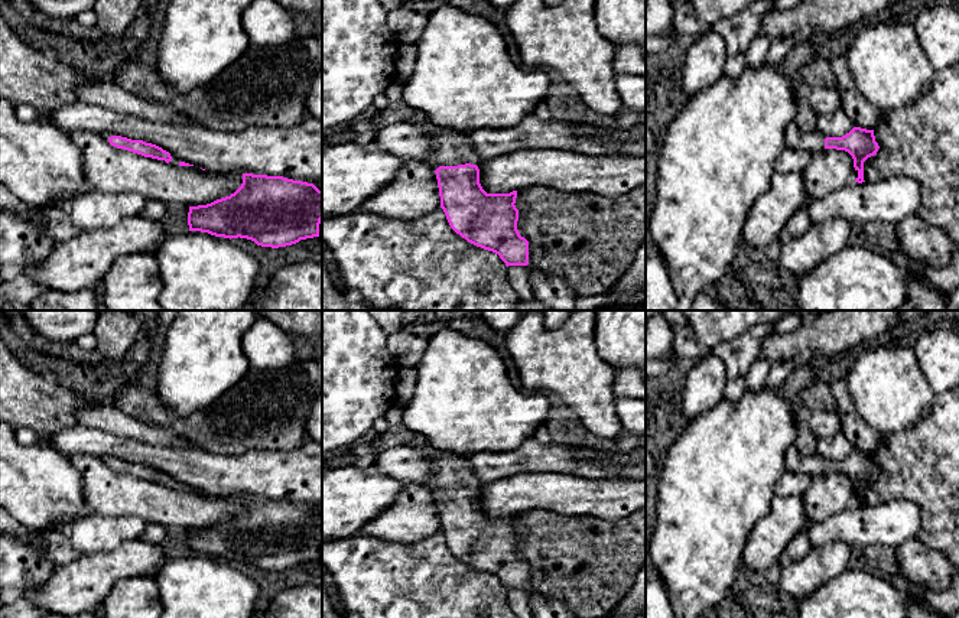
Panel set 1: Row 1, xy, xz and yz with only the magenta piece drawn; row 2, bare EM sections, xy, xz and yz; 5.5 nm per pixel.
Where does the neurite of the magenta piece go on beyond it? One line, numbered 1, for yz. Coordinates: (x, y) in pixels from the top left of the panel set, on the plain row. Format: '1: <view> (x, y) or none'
1: yz (812, 465)

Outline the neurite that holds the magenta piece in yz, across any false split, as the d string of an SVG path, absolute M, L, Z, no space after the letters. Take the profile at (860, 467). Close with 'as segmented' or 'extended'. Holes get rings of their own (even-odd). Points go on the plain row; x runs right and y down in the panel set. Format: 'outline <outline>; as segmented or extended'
outline M794 445L786 451L786 468L791 472L803 472L810 476L823 472L836 472L848 475L854 482L854 491L858 495L855 505L864 504L864 485L877 478L880 469L875 465L874 453L854 451L842 461L825 461L816 452L810 456L803 456Z; extended

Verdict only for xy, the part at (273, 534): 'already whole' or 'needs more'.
already whole

